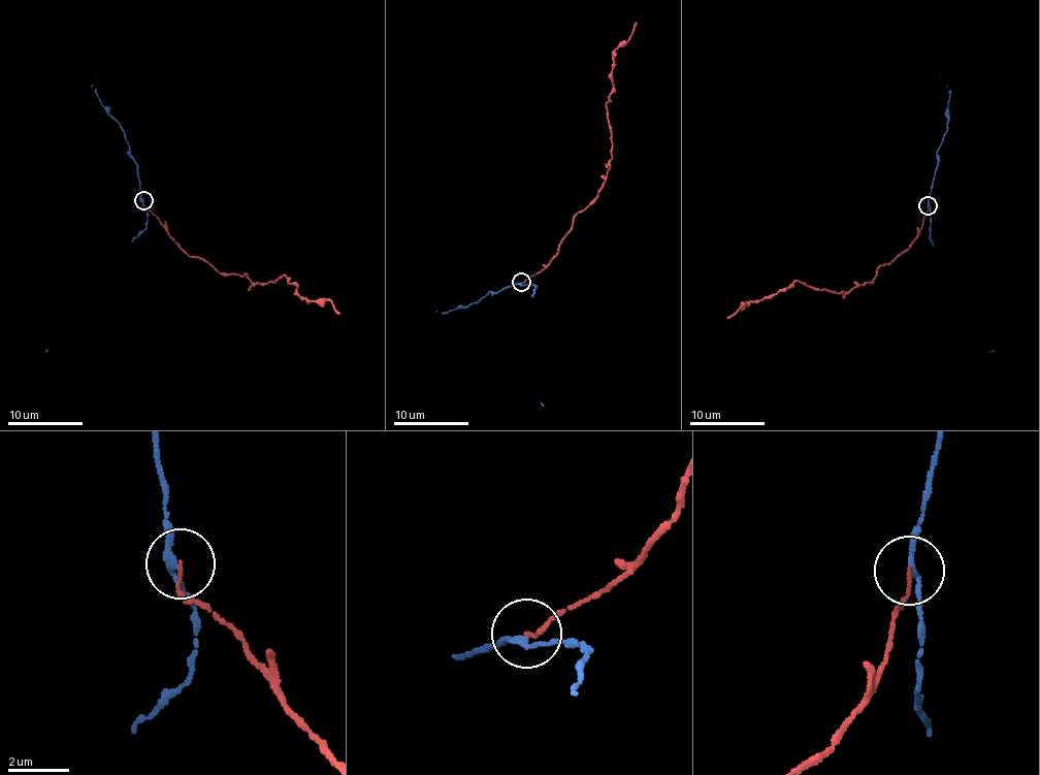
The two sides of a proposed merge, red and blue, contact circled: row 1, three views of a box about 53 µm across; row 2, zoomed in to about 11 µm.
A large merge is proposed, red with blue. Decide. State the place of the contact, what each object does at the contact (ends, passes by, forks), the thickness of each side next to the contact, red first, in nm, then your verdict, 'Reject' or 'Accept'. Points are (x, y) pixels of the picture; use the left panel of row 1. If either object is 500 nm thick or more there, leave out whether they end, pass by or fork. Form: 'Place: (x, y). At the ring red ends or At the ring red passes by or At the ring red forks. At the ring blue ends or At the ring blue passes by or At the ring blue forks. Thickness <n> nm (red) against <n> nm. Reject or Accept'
Place: (143, 200). At the ring red ends. At the ring blue passes by. Thickness 110 nm (red) against 180 nm. Reject

